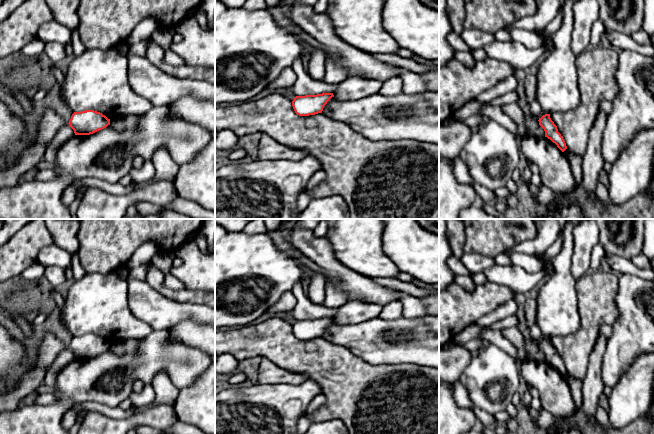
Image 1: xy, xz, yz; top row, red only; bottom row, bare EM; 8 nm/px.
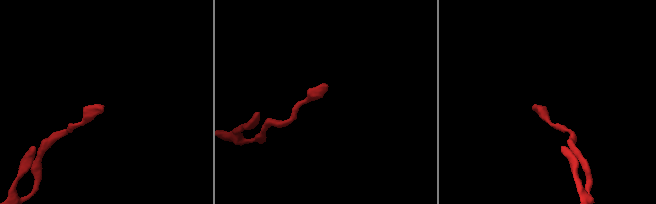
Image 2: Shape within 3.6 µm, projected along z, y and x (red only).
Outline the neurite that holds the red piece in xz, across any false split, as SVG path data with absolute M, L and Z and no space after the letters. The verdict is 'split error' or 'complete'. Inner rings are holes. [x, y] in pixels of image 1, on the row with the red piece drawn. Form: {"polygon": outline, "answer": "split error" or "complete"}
{"polygon": "M333 93L296 96L292 101L295 113L299 116L309 116L322 113L327 102L334 97Z", "answer": "complete"}

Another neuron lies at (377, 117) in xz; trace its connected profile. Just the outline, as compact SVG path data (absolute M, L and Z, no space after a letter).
M376 92L356 100L338 100L332 97L322 113L330 119L349 125L371 141L414 140L439 145L439 112L420 94L385 96Z

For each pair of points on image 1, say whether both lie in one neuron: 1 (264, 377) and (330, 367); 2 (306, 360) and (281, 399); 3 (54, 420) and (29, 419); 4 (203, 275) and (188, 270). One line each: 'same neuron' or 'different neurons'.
1: different neurons
2: different neurons
3: same neuron
4: same neuron

